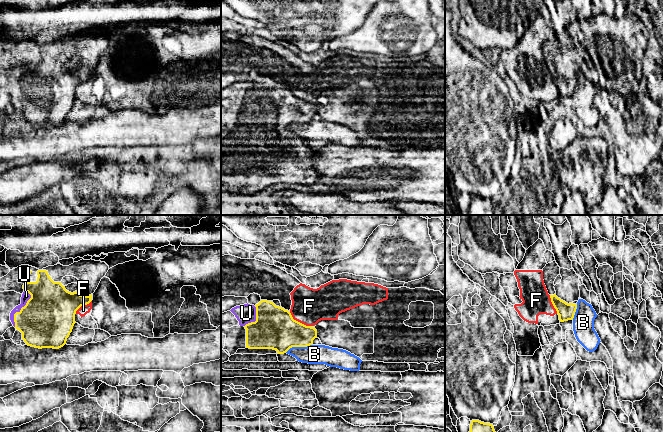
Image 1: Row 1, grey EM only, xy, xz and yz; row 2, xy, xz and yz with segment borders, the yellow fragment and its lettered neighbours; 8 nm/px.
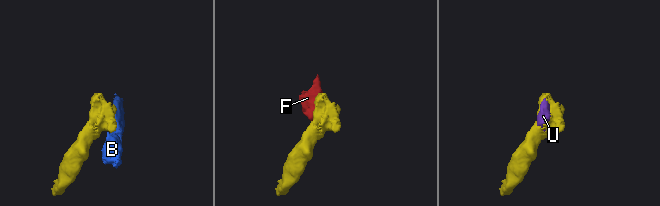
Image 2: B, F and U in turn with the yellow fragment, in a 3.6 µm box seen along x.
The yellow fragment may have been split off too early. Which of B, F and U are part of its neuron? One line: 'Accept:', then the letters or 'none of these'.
Accept: U

